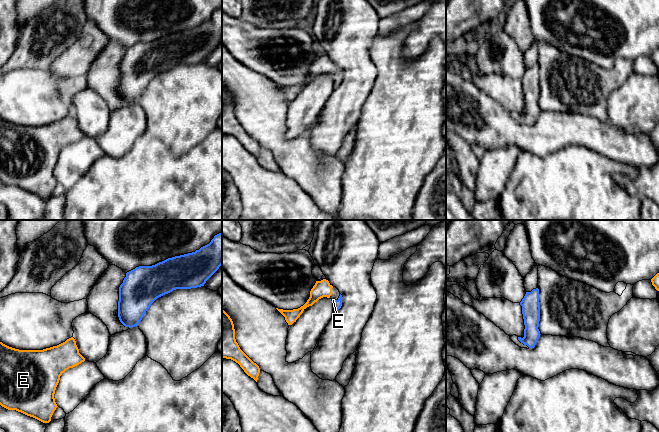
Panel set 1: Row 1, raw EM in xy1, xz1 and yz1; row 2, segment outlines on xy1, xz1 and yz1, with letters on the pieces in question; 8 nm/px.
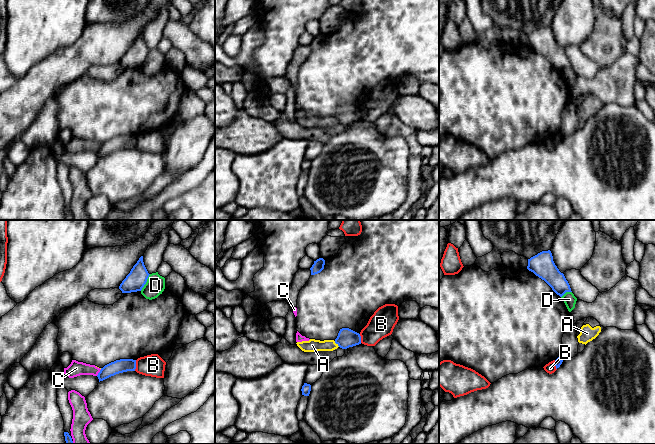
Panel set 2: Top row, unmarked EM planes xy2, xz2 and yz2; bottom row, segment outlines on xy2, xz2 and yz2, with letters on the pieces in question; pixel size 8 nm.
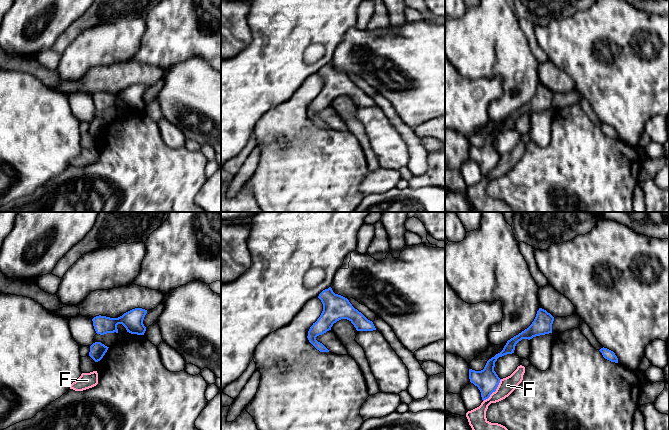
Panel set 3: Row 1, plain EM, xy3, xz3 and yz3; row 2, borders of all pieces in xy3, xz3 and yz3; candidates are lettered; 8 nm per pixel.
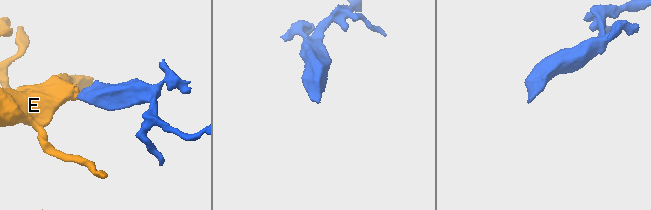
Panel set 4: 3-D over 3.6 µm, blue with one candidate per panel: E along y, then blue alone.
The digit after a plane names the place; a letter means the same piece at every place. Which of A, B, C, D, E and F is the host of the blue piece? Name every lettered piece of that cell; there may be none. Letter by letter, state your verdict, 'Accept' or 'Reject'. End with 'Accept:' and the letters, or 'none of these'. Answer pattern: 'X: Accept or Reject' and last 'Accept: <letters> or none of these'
A: Reject
B: Reject
C: Reject
D: Reject
E: Accept
F: Reject
Accept: E

